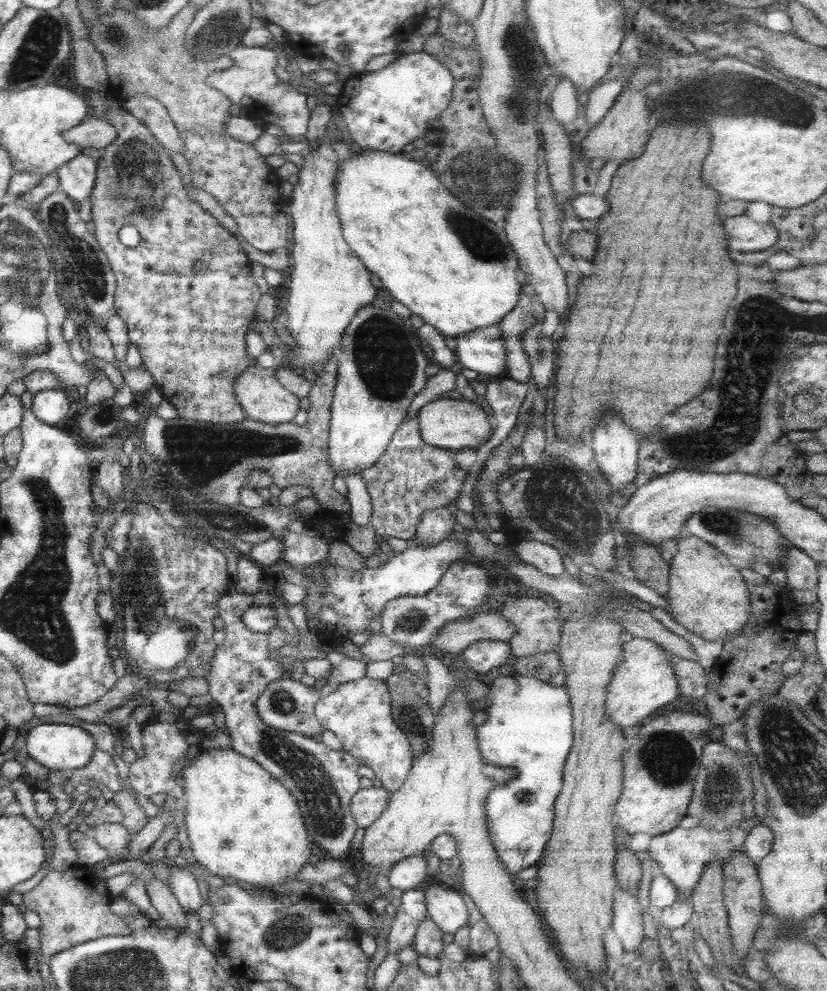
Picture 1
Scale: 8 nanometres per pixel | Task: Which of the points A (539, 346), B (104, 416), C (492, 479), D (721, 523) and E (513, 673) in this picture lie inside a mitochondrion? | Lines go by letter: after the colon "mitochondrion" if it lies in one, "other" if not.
A: mitochondrion
B: mitochondrion
C: other
D: mitochondrion
E: other

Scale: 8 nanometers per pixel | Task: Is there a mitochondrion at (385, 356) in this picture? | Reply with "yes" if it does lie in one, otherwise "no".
yes

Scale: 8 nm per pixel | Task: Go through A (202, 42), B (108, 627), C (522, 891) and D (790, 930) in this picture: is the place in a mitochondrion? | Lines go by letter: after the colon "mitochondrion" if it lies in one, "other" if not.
A: mitochondrion
B: other
C: other
D: other

